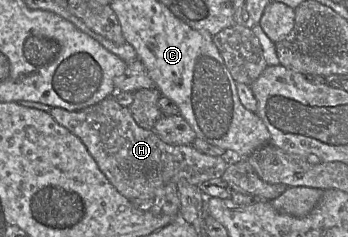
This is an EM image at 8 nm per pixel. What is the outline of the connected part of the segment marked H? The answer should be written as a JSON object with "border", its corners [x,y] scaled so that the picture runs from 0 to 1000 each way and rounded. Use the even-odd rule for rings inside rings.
{"border":[[[325,401],[224,468],[149,451],[144,485],[236,595],[290,726],[365,840],[443,835],[448,802],[486,768],[534,759],[572,781],[635,751],[658,700],[635,658],[583,650],[552,612],[468,599],[437,549],[402,536],[374,460],[348,447]]]}

